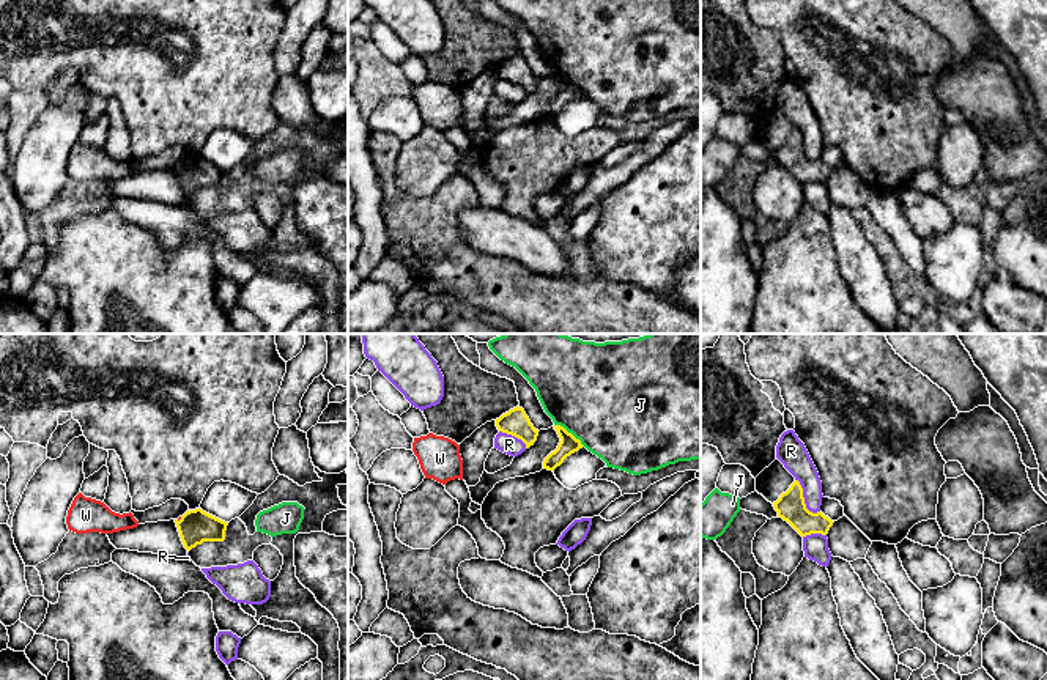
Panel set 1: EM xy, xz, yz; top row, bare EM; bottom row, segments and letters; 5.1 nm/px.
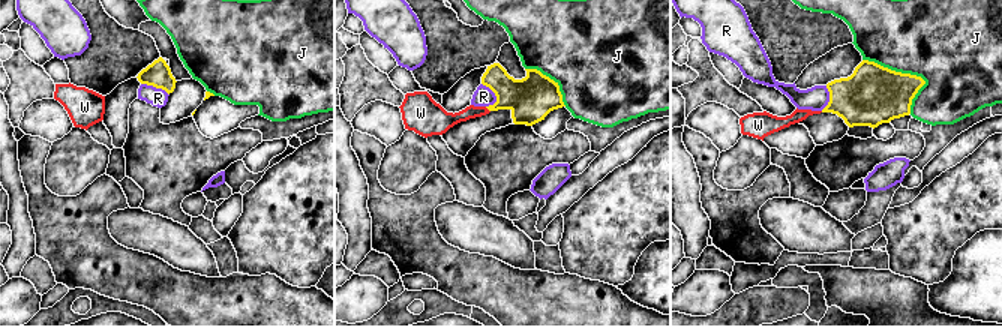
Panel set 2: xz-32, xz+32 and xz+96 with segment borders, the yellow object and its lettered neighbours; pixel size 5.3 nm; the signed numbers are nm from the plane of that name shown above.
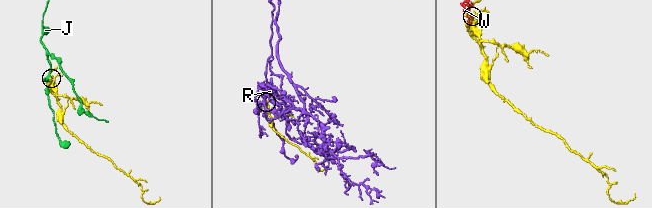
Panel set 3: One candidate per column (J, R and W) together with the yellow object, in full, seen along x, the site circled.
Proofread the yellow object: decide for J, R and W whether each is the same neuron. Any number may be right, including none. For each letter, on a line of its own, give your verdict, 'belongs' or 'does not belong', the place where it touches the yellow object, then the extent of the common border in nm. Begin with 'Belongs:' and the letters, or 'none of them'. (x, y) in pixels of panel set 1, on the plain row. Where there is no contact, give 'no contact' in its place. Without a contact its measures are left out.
Belongs: W
J: does not belong | xz (570, 81) | 200 nm
R: does not belong | yz (803, 147) | 220 nm
W: belongs | xy (177, 167) | 40 nm

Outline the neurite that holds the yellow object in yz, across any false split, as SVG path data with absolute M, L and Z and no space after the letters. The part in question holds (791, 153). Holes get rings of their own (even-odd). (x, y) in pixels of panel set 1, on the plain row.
M798 128L773 150L773 154L778 164L787 168L801 184L811 181L827 183L834 170L822 159L812 161L806 156L803 135Z

